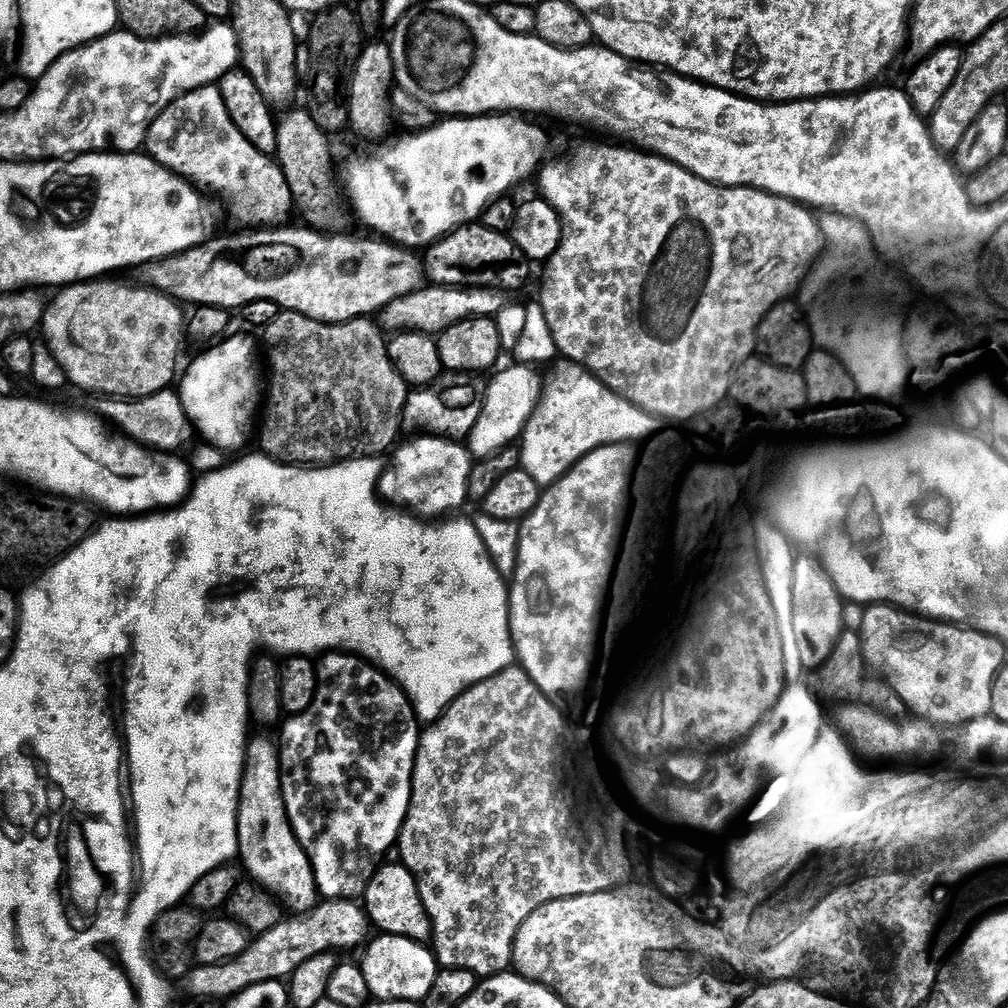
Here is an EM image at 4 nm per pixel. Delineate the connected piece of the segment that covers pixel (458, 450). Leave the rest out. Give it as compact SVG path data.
M420 434L415 438L417 440L412 440L409 444L404 445L401 443L395 449L396 457L393 458L392 465L389 463L385 467L383 474L380 475L380 480L396 480L388 484L396 484L398 504L403 506L405 502L410 502L408 510L422 518L436 518L443 514L453 513L450 511L462 507L464 499L468 496L468 479L472 476L473 455L463 443L455 444L458 443L455 439L445 438L440 434Z

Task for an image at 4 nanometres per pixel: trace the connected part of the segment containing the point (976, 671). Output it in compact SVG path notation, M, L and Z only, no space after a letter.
M874 604L865 607L863 612L864 621L861 622L860 628L858 627L858 635L864 646L864 656L869 665L882 677L884 683L895 690L898 698L902 698L902 702L906 702L908 711L913 717L919 718L921 721L928 721L935 726L943 726L942 724L966 724L965 726L968 726L972 724L971 720L980 720L984 715L987 717L991 713L991 690L996 677L1001 675L1003 668L1000 667L1004 664L1004 652L1006 652L1006 646L997 636L987 636L984 632L977 632L974 628L913 614L911 611L897 608L891 604Z

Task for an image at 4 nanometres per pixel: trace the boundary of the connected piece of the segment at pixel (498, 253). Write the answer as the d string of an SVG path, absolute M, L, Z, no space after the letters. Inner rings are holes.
M465 223L427 249L428 261L423 261L422 267L429 281L445 286L483 286L489 290L498 286L495 284L512 288L523 282L529 265L518 251L511 235L504 233L503 236L502 233L480 223Z

